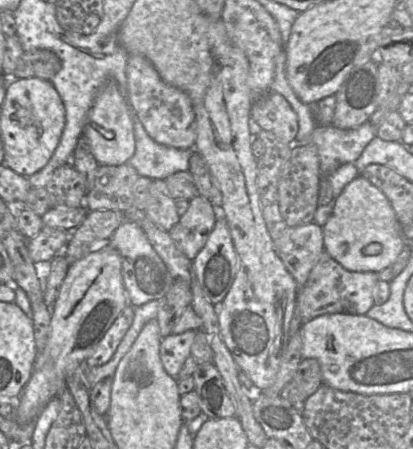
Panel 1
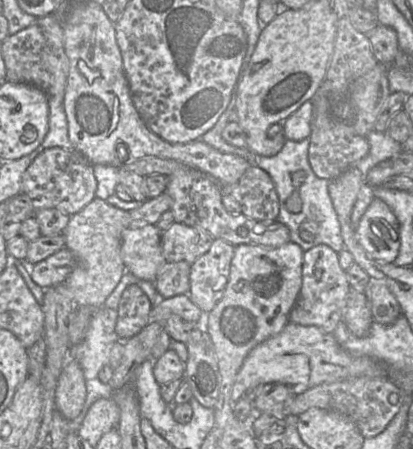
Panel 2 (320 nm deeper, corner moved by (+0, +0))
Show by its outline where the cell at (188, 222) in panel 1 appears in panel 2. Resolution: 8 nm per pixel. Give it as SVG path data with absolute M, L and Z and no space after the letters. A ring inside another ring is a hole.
M174 222L162 233L162 253L165 262L193 264L209 251L213 241L213 236L202 228Z

